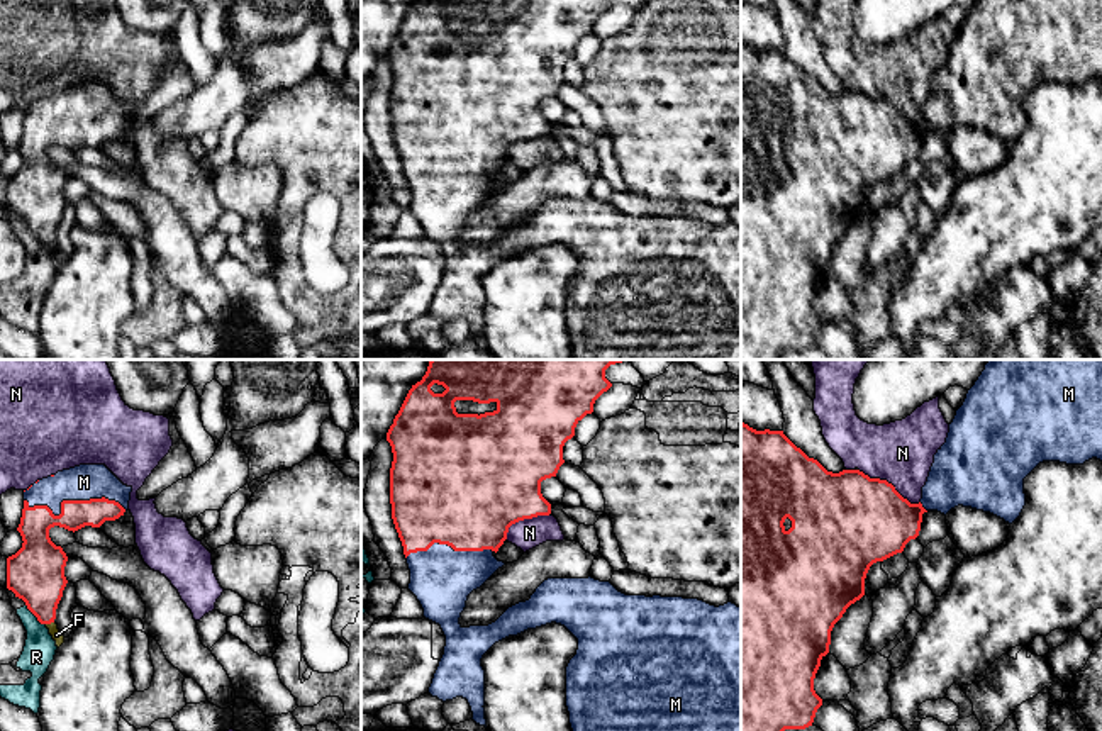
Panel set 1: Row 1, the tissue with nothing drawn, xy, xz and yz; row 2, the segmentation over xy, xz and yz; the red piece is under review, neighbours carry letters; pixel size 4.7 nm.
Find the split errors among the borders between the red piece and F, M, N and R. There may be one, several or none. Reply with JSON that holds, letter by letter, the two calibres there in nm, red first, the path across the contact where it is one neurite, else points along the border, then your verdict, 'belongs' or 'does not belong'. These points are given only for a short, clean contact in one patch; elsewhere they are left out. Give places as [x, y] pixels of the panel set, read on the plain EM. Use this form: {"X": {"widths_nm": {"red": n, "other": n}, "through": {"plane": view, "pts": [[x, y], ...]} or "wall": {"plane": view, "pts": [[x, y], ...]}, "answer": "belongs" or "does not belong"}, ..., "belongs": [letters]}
{"F": {"widths_nm": {"red": 280, "other": 50}, "through": {"plane": "xy", "pts": [[36, 194], [50, 243], [56, 255]]}, "answer": "belongs"}, "M": {"widths_nm": {"red": 150, "other": 170}, "answer": "belongs"}, "N": {"widths_nm": {"red": 460, "other": 300}, "answer": "does not belong"}, "R": {"widths_nm": {"red": 280, "other": 150}, "wall": {"plane": "xy", "pts": [[26, 224], [44, 245]]}, "answer": "does not belong"}, "belongs": ["F", "M"]}

